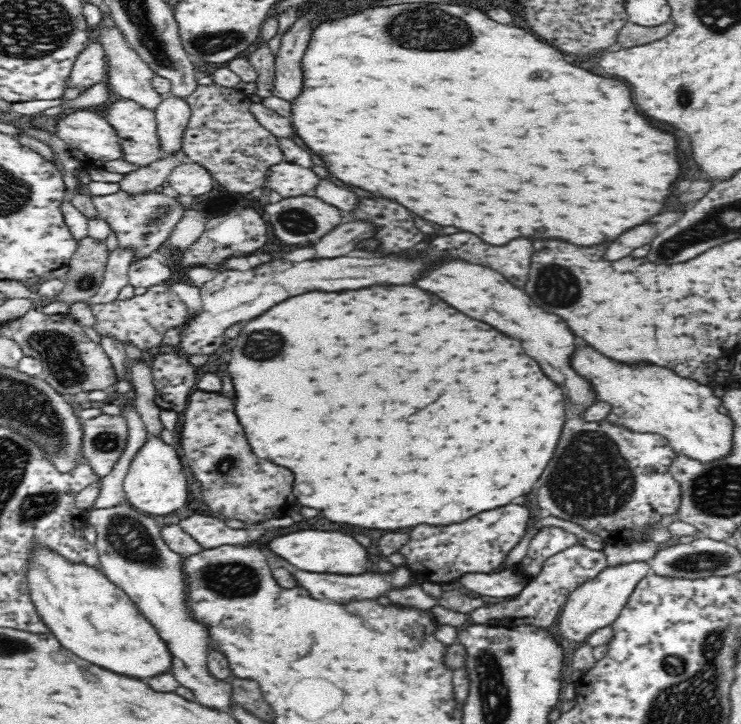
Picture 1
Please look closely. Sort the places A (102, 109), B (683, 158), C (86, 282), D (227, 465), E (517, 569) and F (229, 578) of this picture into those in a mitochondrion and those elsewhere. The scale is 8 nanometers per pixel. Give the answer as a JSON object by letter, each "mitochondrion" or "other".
{"A":"other","B":"other","C":"mitochondrion","D":"mitochondrion","E":"other","F":"mitochondrion"}

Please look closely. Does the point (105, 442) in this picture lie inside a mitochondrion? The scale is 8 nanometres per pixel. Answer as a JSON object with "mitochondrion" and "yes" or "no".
{"mitochondrion":"yes"}

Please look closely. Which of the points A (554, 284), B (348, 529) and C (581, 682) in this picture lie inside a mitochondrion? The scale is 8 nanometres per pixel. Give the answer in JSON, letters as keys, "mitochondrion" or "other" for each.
{"A":"mitochondrion","B":"other","C":"other"}

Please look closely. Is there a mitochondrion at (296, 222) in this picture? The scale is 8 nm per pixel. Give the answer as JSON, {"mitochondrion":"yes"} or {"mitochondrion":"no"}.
{"mitochondrion":"yes"}

